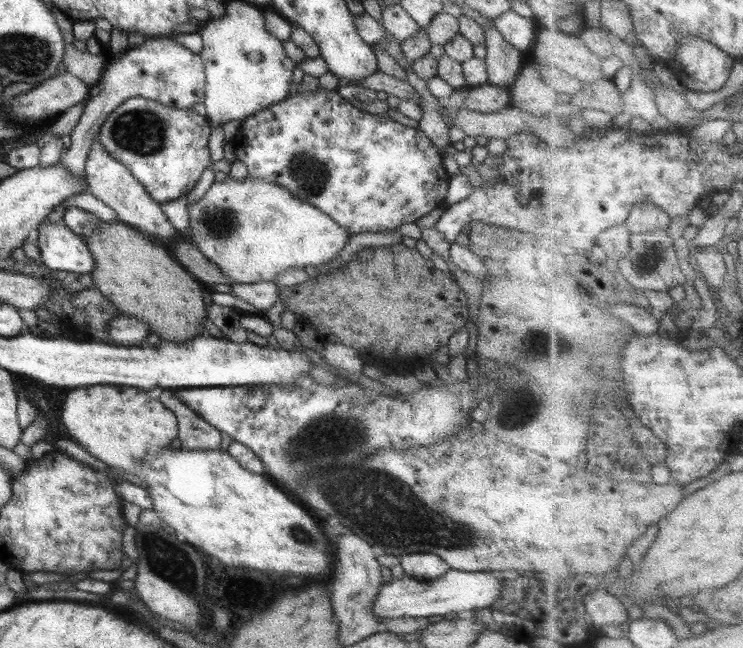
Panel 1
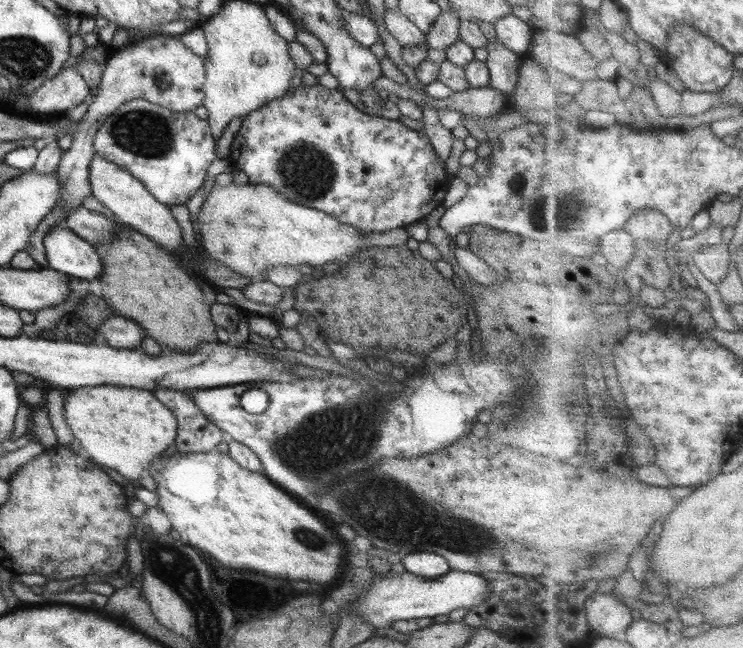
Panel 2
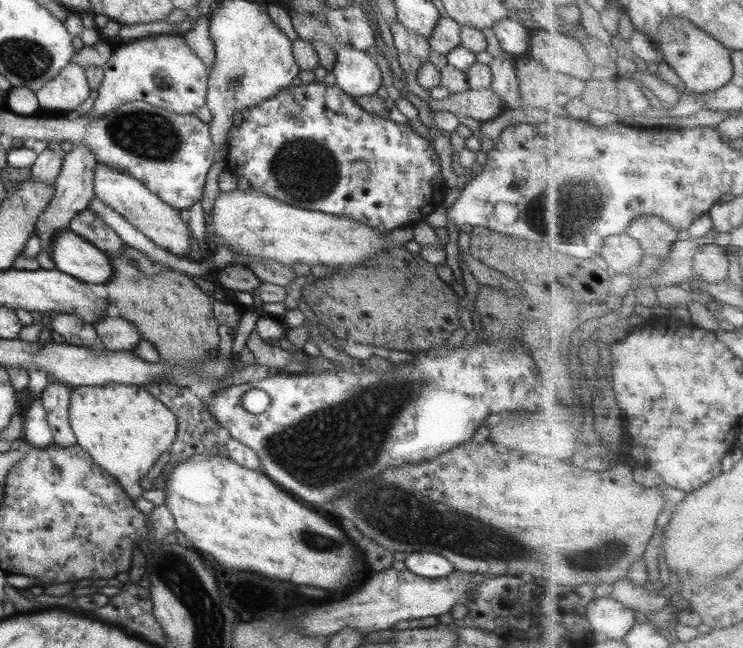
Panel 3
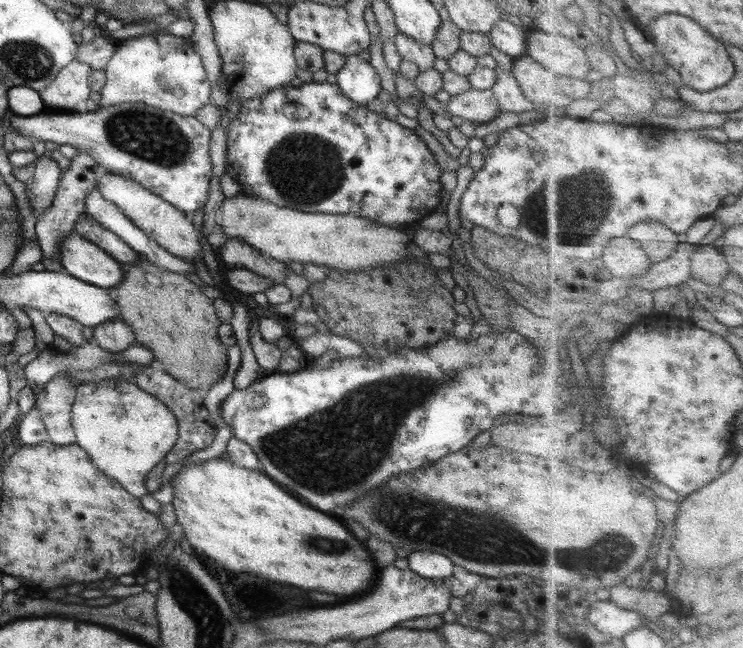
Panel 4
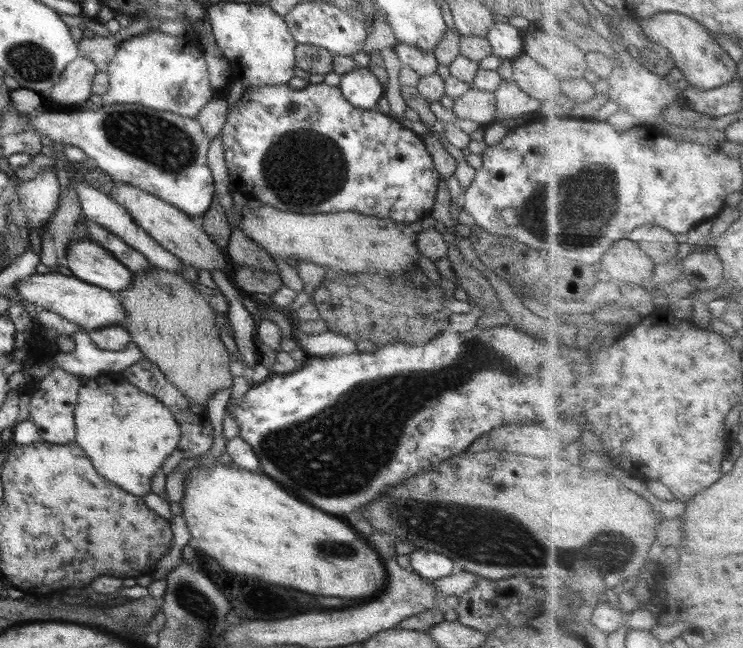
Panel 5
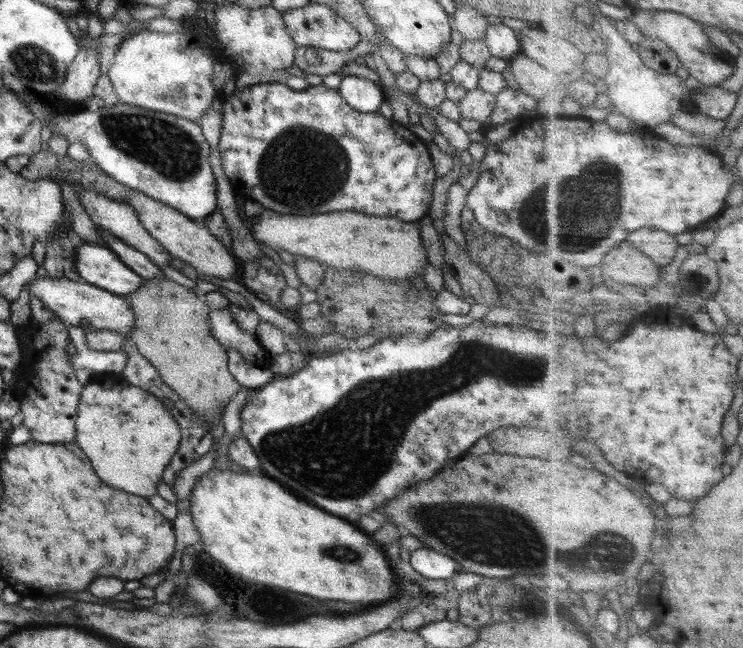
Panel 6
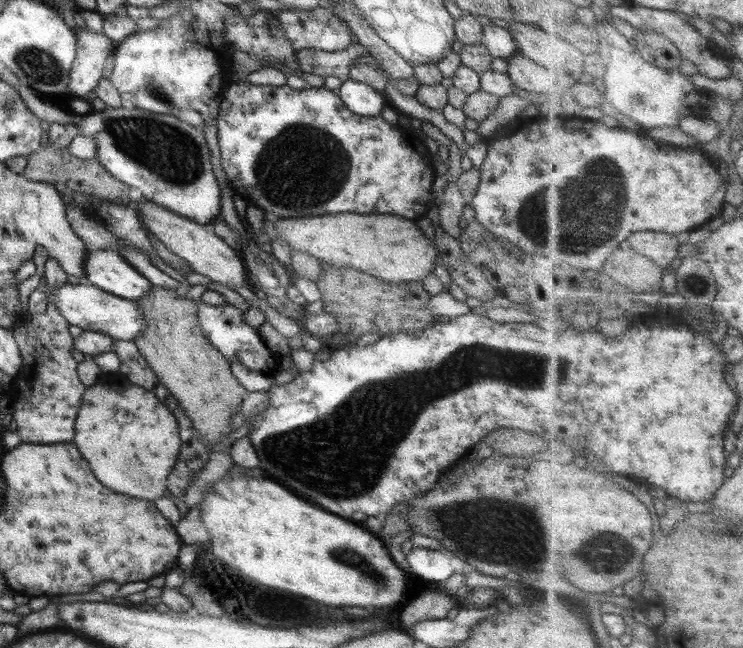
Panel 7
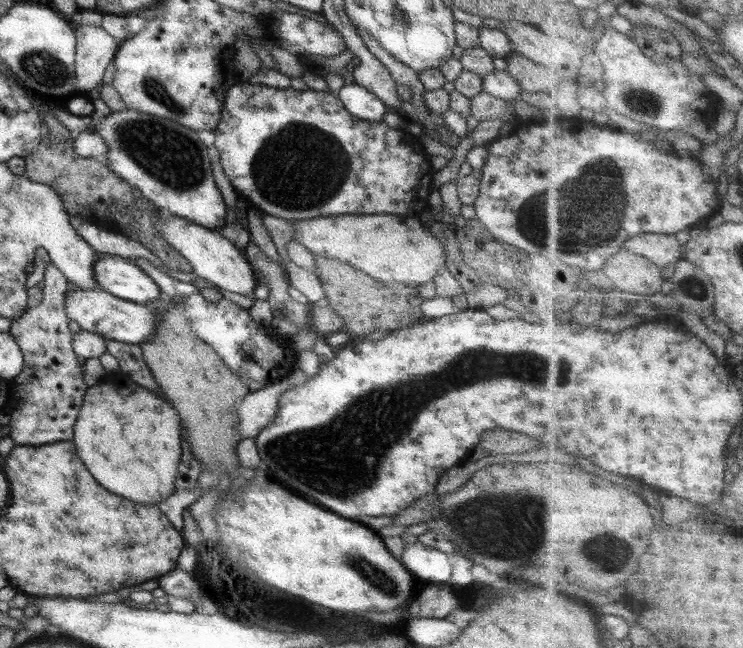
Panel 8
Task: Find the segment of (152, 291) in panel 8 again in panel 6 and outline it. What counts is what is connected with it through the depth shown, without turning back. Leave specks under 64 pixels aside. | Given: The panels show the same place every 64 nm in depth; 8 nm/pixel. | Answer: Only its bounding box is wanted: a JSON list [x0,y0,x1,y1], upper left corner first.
[72,243,145,297]

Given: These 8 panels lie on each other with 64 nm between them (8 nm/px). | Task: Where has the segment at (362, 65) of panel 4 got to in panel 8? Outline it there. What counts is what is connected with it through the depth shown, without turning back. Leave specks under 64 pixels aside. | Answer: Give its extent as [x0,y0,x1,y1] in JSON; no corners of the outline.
[336,82,389,122]

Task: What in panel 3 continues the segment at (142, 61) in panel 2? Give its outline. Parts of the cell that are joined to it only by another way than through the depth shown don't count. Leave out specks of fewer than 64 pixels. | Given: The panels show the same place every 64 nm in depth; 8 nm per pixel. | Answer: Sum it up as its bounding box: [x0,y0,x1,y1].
[35,35,208,254]

